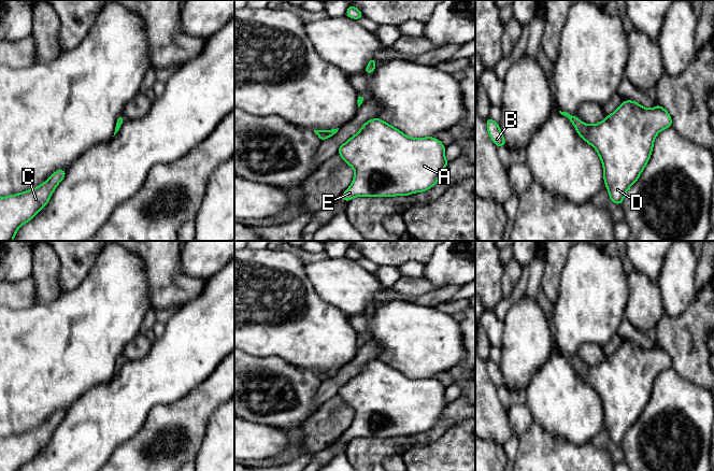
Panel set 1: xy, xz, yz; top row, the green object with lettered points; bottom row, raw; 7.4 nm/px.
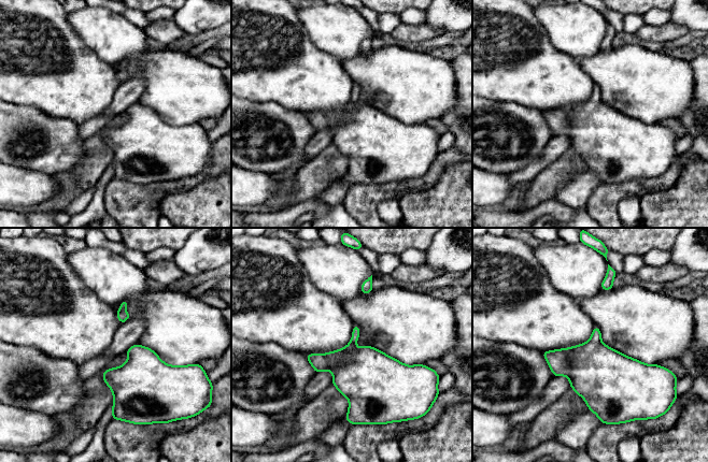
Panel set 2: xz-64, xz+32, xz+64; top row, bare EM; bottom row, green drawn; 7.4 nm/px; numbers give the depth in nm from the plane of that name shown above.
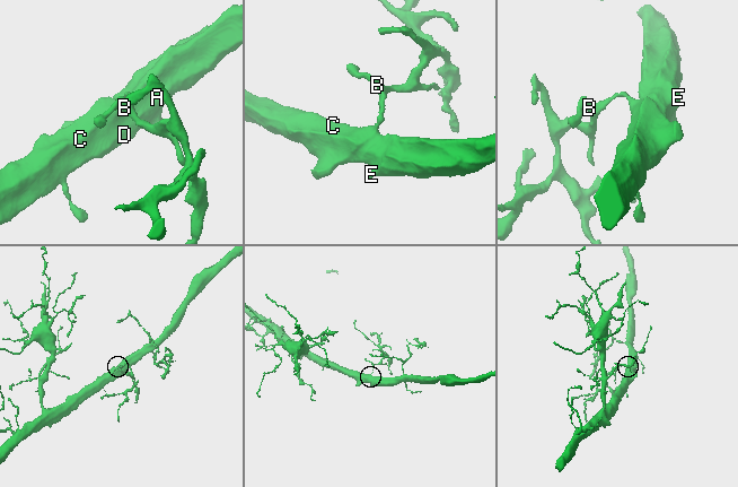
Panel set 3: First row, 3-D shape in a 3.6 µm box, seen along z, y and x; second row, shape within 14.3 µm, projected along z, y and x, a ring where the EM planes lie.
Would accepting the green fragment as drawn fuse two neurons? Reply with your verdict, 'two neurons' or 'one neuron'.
one neuron

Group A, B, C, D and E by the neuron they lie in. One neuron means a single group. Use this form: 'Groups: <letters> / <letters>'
Groups: A B C D E

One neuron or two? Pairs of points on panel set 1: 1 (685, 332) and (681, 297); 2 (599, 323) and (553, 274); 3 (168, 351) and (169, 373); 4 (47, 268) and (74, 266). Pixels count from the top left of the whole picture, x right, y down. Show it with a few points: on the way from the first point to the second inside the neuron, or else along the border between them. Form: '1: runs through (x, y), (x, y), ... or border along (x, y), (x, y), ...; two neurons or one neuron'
1: border along (697, 294), (681, 314), (665, 314); two neurons
2: border along (567, 258), (560, 276), (559, 295), (554, 303); two neurons
3: runs through (169, 356), (169, 368); one neuron
4: border along (54, 252), (59, 260), (59, 286), (62, 291); two neurons

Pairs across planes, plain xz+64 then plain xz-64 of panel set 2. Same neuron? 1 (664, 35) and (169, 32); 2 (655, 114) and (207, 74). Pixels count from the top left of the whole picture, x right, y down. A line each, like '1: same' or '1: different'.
1: same
2: same

